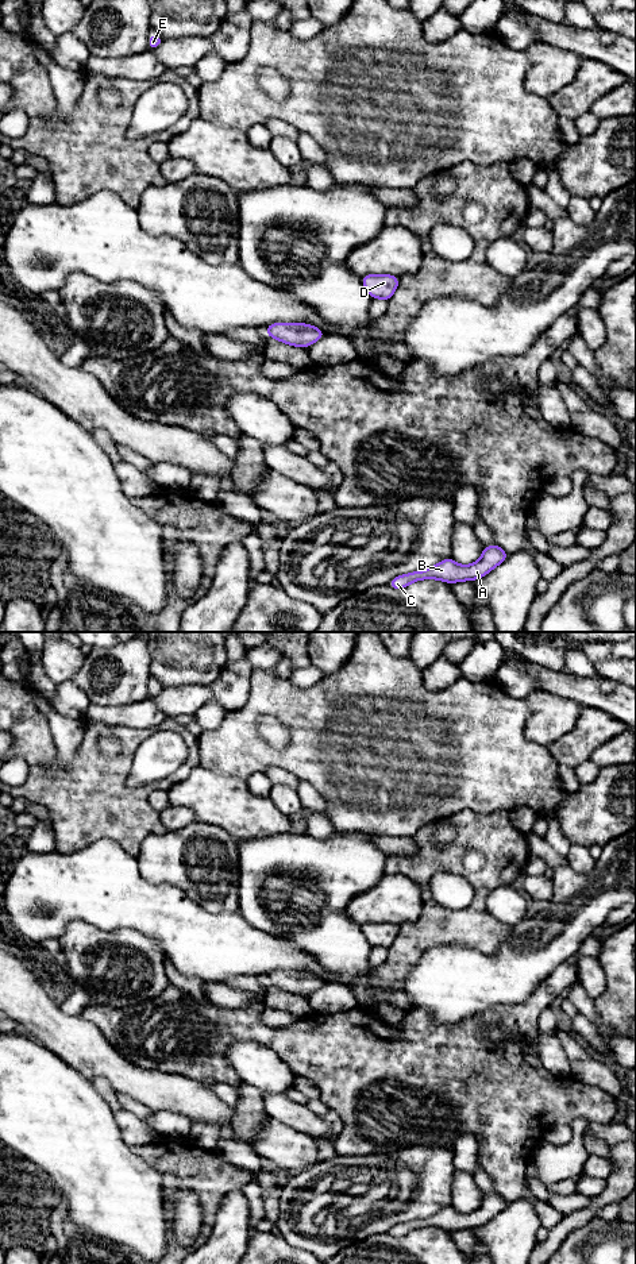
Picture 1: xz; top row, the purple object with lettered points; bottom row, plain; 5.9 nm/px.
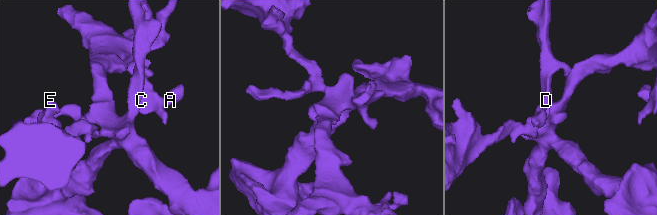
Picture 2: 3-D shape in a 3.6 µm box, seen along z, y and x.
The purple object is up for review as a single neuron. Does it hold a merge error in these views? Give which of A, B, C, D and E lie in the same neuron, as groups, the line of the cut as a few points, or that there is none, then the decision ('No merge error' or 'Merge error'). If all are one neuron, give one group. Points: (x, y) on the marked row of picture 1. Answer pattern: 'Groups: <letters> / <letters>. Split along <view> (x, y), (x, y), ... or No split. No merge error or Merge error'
Groups: A B C D E. No split. No merge error

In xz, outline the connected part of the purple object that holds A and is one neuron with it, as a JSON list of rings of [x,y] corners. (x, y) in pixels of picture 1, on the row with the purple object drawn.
[[[498,544],[483,547],[481,558],[467,566],[456,563],[452,558],[440,560],[438,564],[423,570],[402,574],[392,579],[388,585],[396,590],[409,586],[412,582],[421,579],[439,579],[442,582],[454,583],[463,581],[475,581],[485,577],[494,567],[506,560],[509,555]]]

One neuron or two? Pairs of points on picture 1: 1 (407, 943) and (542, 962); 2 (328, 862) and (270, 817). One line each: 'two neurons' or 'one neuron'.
1: two neurons
2: two neurons

